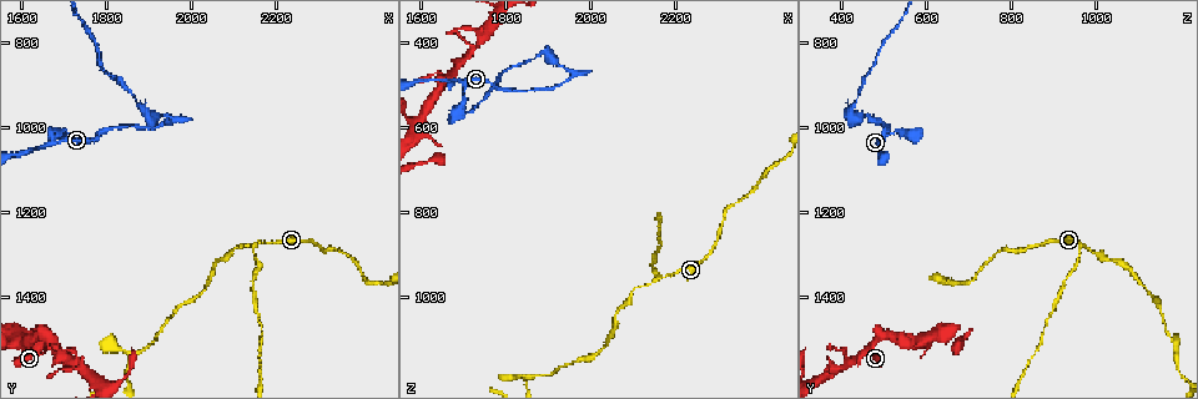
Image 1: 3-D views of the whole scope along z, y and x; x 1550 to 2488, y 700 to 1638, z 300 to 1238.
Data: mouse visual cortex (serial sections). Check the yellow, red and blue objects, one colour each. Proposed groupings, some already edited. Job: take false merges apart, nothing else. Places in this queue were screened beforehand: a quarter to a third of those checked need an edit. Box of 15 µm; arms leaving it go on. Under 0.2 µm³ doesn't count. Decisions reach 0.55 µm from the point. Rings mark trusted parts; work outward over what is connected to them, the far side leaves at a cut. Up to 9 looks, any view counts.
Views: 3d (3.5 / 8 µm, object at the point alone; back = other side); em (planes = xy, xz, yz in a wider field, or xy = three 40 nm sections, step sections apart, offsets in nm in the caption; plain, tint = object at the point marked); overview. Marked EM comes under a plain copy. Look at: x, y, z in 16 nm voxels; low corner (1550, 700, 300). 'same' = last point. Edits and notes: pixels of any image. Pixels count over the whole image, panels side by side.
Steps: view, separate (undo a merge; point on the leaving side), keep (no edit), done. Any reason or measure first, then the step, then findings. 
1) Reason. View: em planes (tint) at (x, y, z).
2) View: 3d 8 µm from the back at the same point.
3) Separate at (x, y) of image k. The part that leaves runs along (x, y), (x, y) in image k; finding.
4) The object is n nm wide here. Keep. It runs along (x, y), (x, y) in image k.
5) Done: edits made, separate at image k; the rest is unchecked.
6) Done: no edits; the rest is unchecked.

Abrupt turn. View: 3d 3.5 µm at (1890, 960, 425).

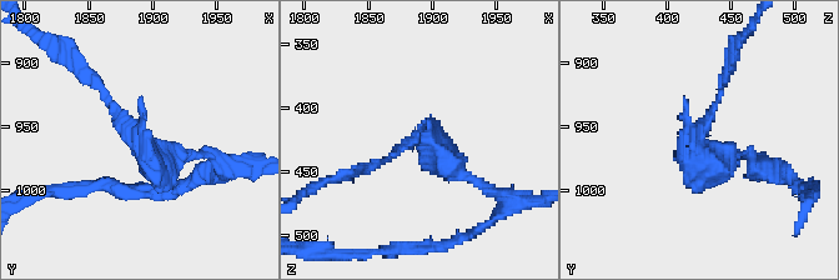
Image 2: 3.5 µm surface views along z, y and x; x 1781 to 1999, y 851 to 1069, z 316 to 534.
Shape alone is not enough. View: em xy step 1 (tint) at (1886, 960, 422).

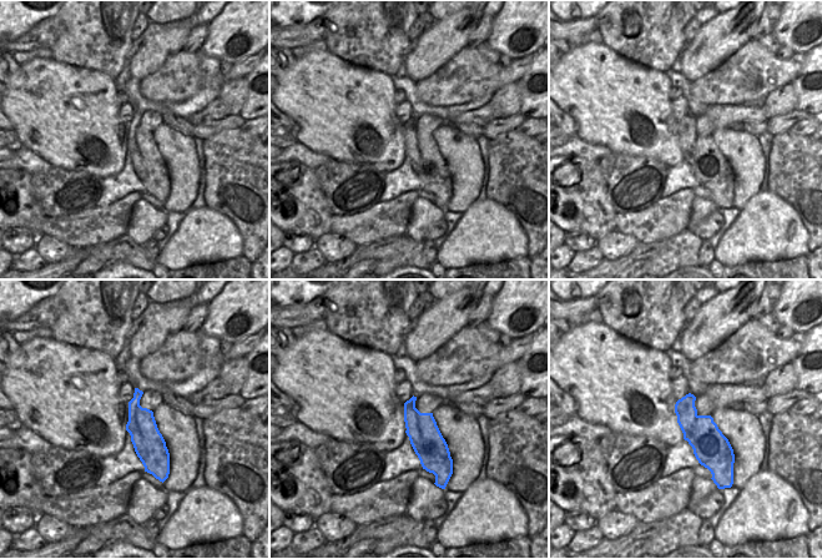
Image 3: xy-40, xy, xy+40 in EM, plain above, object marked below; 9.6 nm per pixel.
Separate at (115, 108) of image 2. A border runs along (717, 428), (684, 436) in image 3; two cells meet here.

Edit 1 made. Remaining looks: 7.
View: overview.

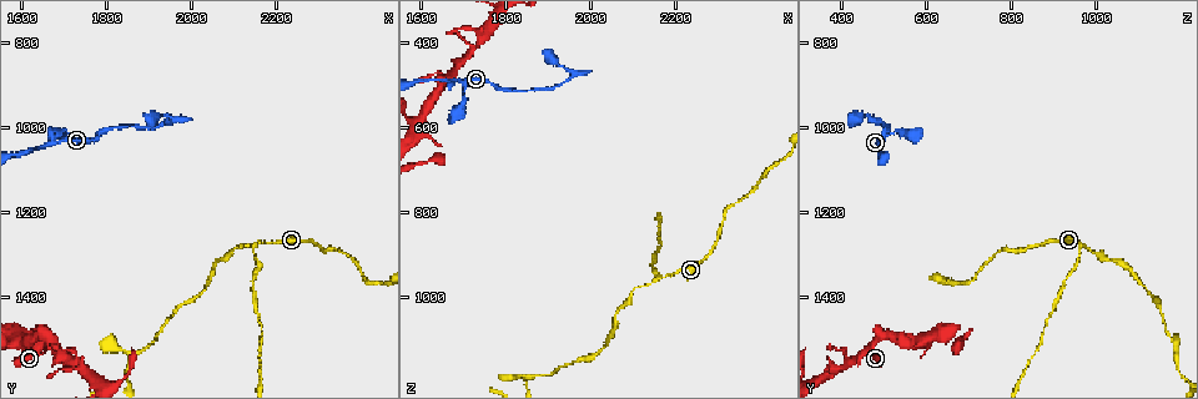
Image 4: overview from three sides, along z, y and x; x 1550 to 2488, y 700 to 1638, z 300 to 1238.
Calibre changes. View: em xy step 5 (tint) at (1640, 1045, 485).

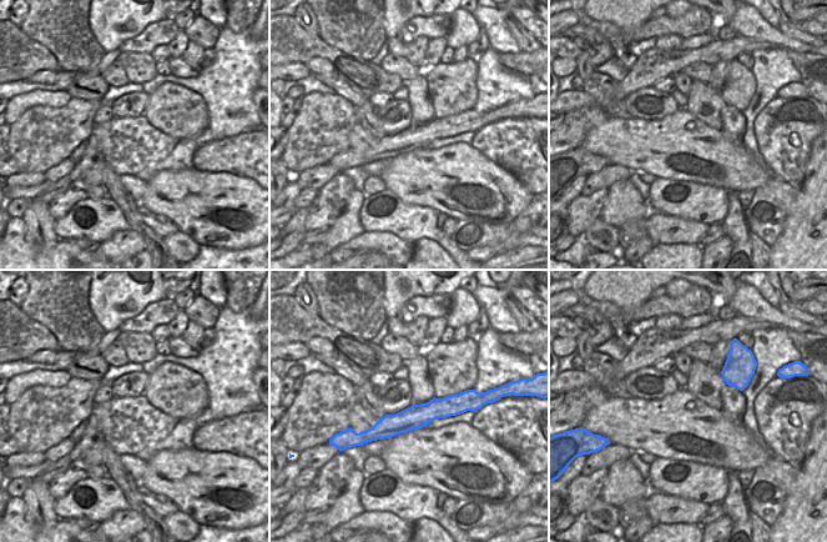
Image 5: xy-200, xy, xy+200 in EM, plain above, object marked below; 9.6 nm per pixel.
View: 3d 3.5 µm from the back at the same point.

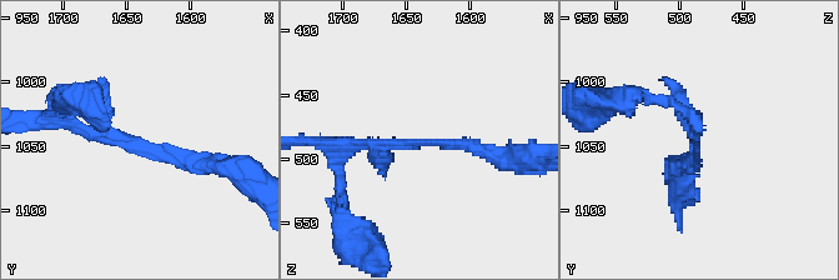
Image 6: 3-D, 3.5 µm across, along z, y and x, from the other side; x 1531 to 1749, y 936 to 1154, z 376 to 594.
The arms are 150, 200 nm wide. Keep. Continuous, no second cell.

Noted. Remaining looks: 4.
Abrupt turn. View: 3d 3.5 µm at (1670, 1495, 480).

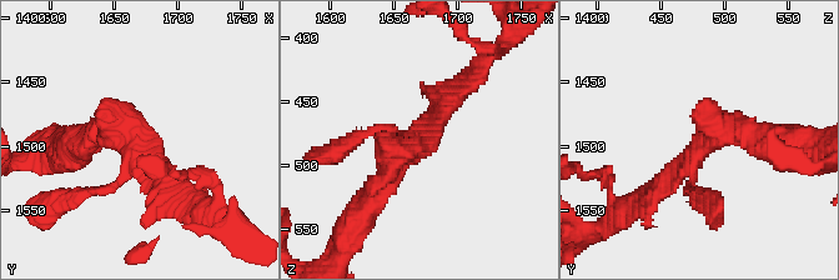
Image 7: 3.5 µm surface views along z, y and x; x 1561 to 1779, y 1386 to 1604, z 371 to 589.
View: em xy step 5 (tint) at (1666, 1500, 484).

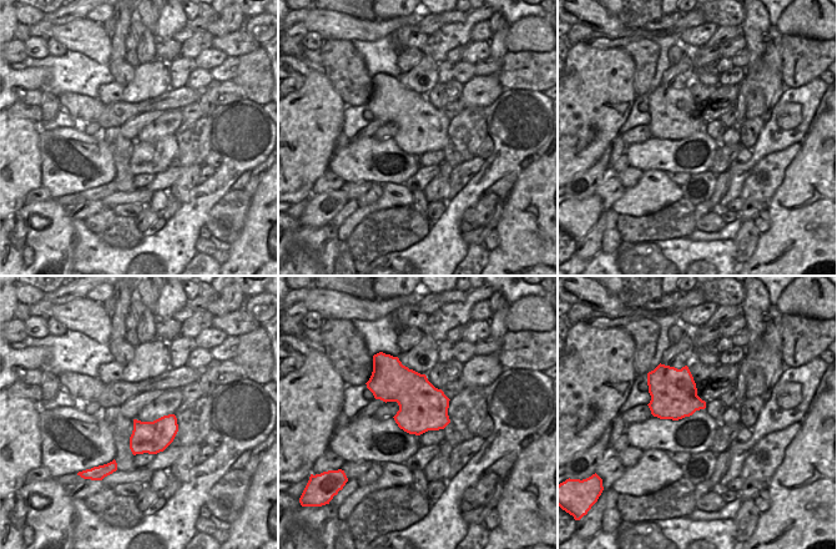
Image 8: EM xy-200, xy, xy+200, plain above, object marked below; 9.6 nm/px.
View: em xy step 1 (tint) at the same point.

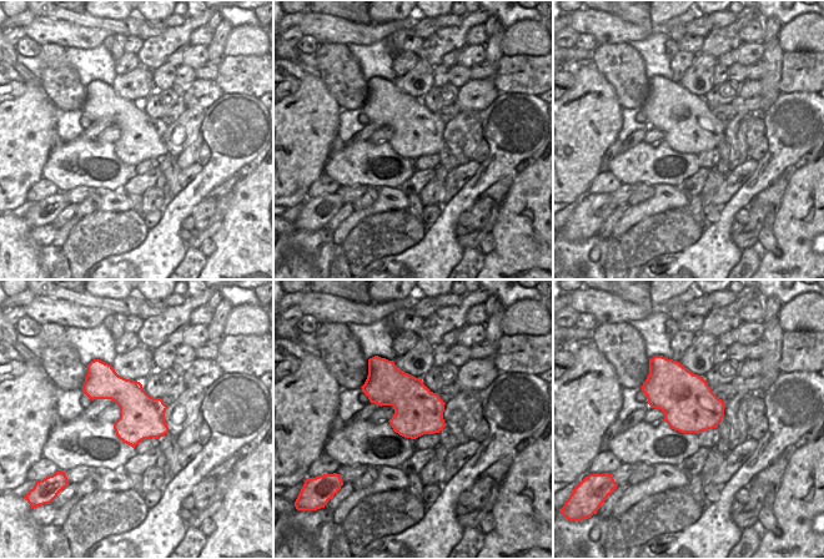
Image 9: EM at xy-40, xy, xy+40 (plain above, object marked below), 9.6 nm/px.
Keep. It runs along (694, 195), (691, 169), (713, 134), (764, 138) in image 7; continuous, no second cell.

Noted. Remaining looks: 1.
Done: edits made, separate at image 2; the rest is unchecked.

